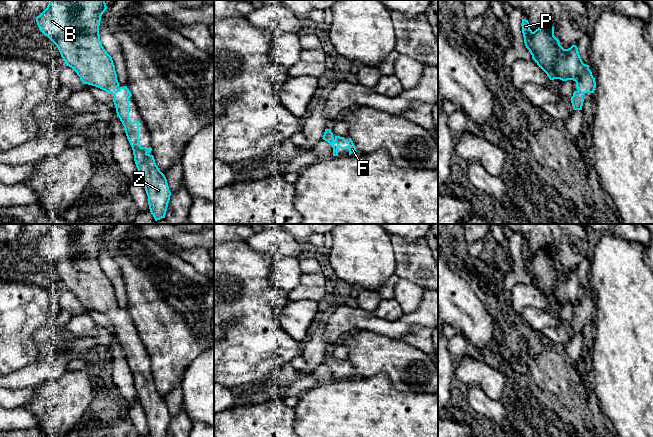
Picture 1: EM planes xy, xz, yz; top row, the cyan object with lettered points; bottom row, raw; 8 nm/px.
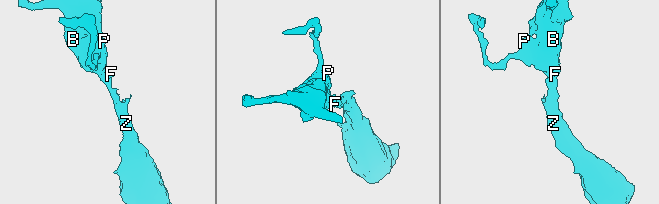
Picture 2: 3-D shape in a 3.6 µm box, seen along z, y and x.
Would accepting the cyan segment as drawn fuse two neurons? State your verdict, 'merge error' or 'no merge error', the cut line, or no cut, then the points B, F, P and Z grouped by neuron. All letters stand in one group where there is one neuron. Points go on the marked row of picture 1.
no merge error; no cut; B F P Z

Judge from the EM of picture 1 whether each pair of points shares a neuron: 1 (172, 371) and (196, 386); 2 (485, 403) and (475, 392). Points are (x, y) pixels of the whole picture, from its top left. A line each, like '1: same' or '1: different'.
1: different
2: same

